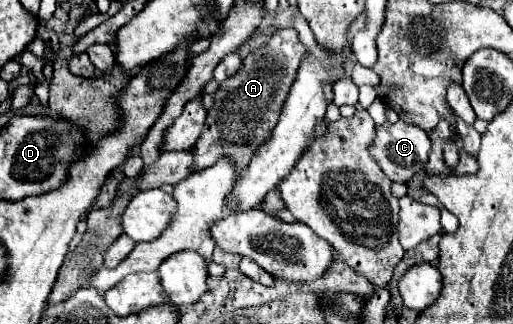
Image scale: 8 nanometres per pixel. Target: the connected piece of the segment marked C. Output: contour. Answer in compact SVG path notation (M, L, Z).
M385 122L383 126L377 128L377 138L375 138L375 146L373 146L373 158L377 158L381 170L399 184L407 184L415 174L419 174L421 170L425 170L425 164L429 162L429 152L431 152L431 138L425 130L421 130L415 124L405 124L405 122L397 122L397 124L389 124Z

